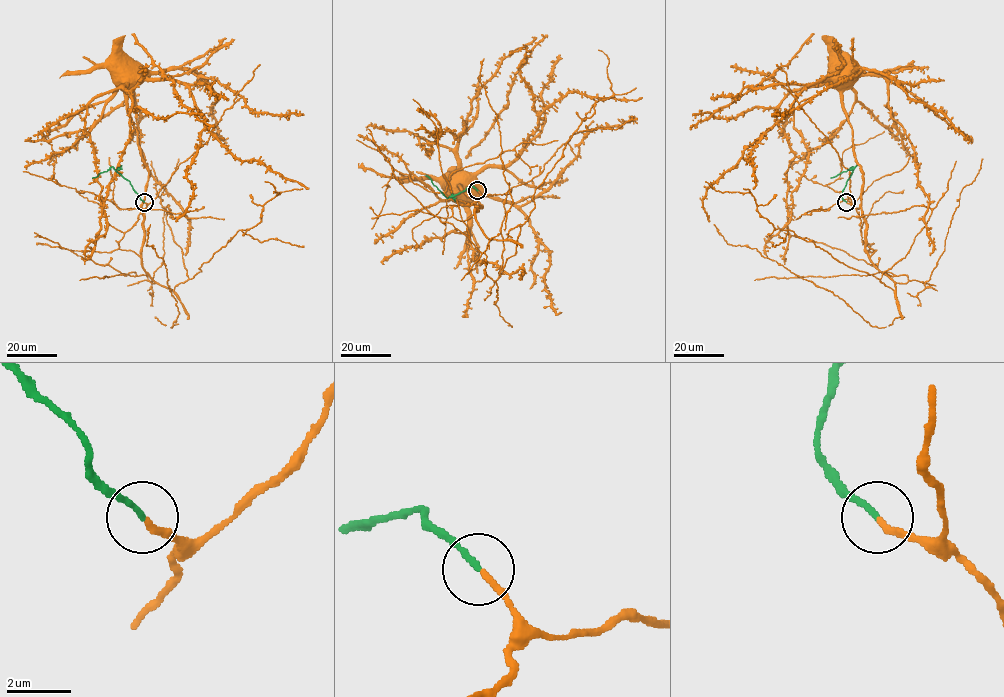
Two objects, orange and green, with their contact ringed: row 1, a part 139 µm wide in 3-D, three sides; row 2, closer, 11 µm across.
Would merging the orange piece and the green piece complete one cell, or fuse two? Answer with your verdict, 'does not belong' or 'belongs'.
belongs

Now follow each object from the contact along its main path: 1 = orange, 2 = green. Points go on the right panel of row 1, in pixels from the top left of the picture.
1: (846, 202), (859, 215), (863, 242), (876, 250), (870, 256), (860, 202), (862, 170), (832, 81), (833, 64)
2: (846, 202), (841, 194), (853, 167), (830, 178)

